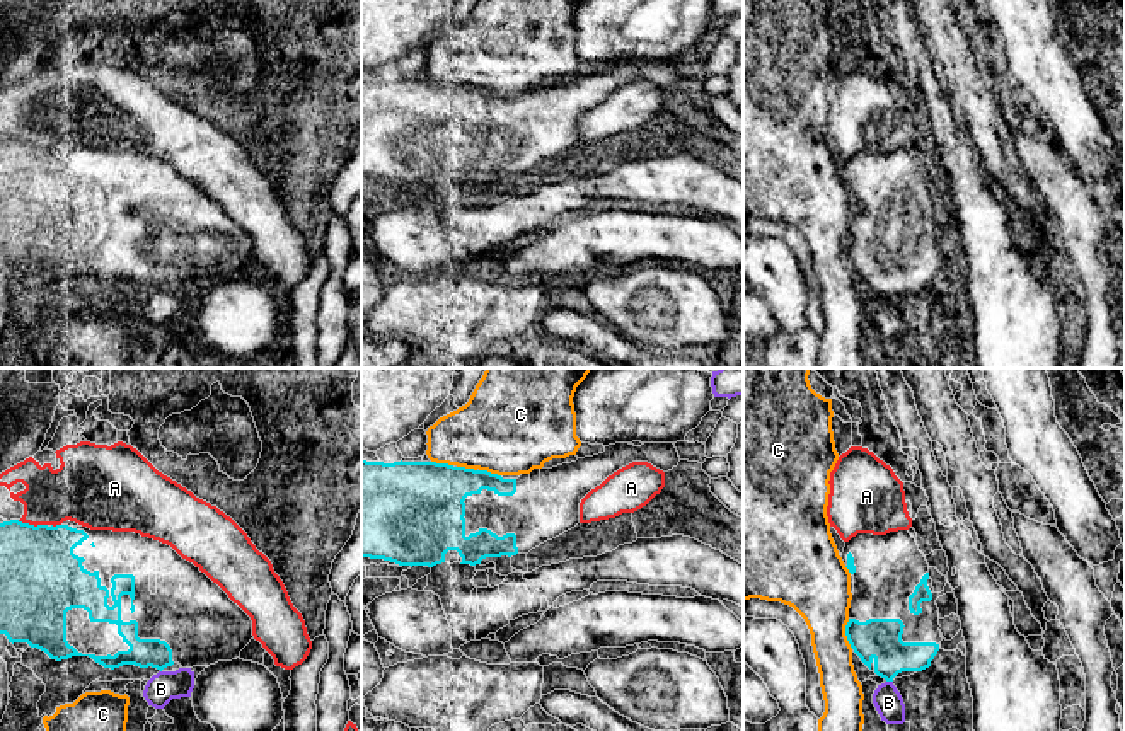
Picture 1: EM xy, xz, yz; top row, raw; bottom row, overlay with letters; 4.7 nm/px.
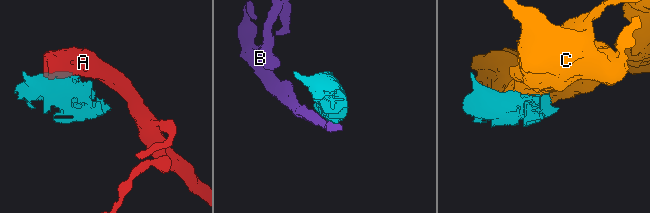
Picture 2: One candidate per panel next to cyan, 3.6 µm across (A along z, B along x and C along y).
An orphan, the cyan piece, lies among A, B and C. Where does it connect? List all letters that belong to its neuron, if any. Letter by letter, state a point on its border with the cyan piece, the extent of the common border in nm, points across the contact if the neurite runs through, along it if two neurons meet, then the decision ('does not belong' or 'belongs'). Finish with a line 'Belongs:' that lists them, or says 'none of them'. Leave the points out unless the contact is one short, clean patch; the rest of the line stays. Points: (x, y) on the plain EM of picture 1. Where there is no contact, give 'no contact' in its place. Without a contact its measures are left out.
A: meets cyan in xy at (33, 143); contact 150 nm long; border along xy (17, 138), (46, 143); does not belong
B: meets cyan in yz at (890, 299); contact 30 nm long; does not belong
C: meets cyan in yz at (846, 253); contact 150 nm long; does not belong
Belongs: none of them

